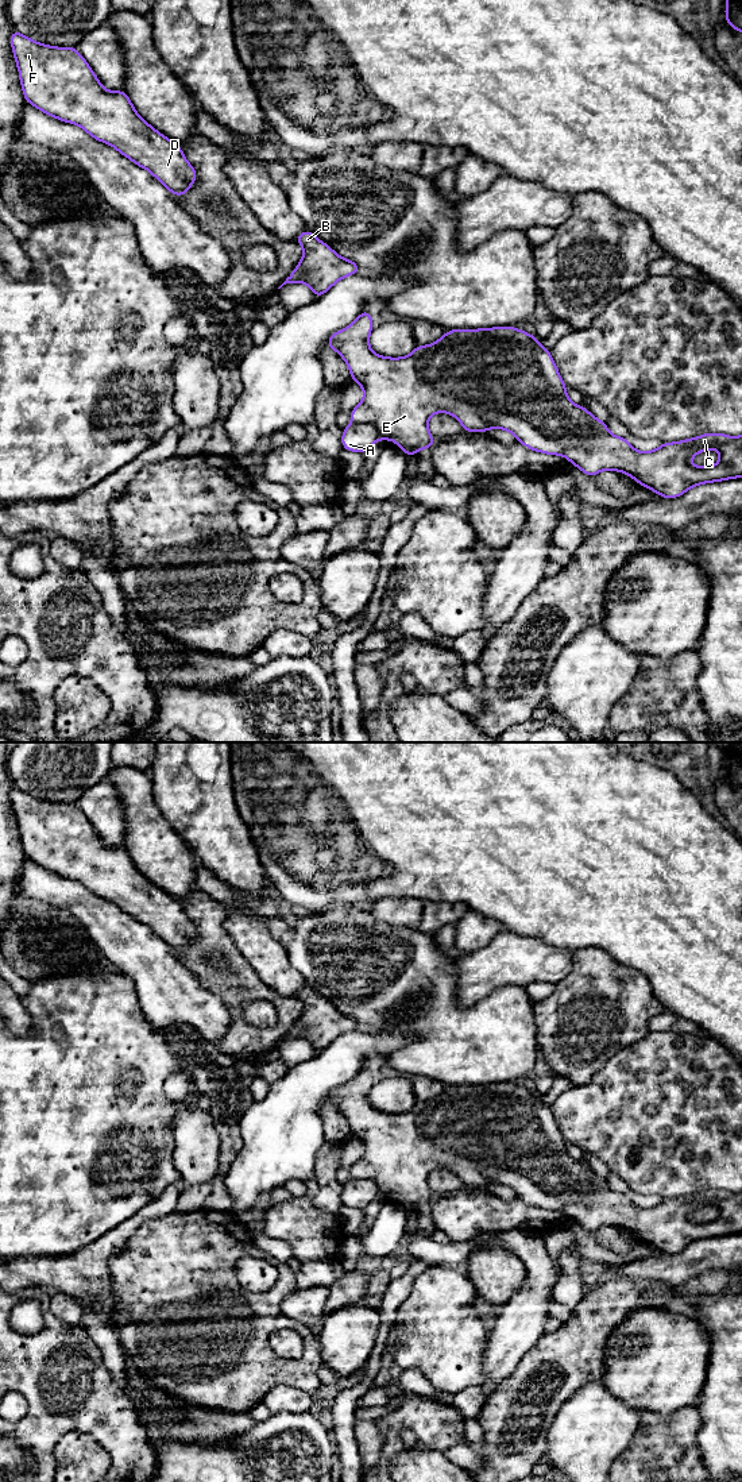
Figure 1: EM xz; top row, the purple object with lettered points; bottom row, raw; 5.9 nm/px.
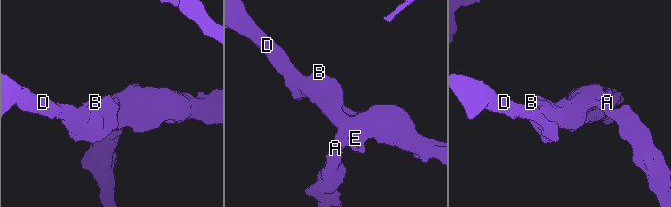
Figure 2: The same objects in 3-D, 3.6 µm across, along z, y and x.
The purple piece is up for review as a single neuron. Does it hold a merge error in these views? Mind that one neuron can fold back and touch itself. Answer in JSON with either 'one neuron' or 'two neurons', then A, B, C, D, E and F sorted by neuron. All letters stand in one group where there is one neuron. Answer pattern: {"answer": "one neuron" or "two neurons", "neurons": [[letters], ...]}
{"answer": "two neurons", "neurons": [["A"], ["B", "C", "D", "E", "F"]]}

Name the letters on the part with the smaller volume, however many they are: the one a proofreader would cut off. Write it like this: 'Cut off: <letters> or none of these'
Cut off: A

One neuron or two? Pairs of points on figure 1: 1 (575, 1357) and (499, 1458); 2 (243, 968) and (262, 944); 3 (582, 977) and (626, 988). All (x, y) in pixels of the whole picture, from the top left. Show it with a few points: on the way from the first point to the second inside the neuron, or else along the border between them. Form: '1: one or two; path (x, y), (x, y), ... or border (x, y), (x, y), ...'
1: one; path (561, 1388), (548, 1407), (502, 1428)
2: two; border (230, 936), (244, 960), (267, 987)
3: one; path (592, 988), (615, 988)

